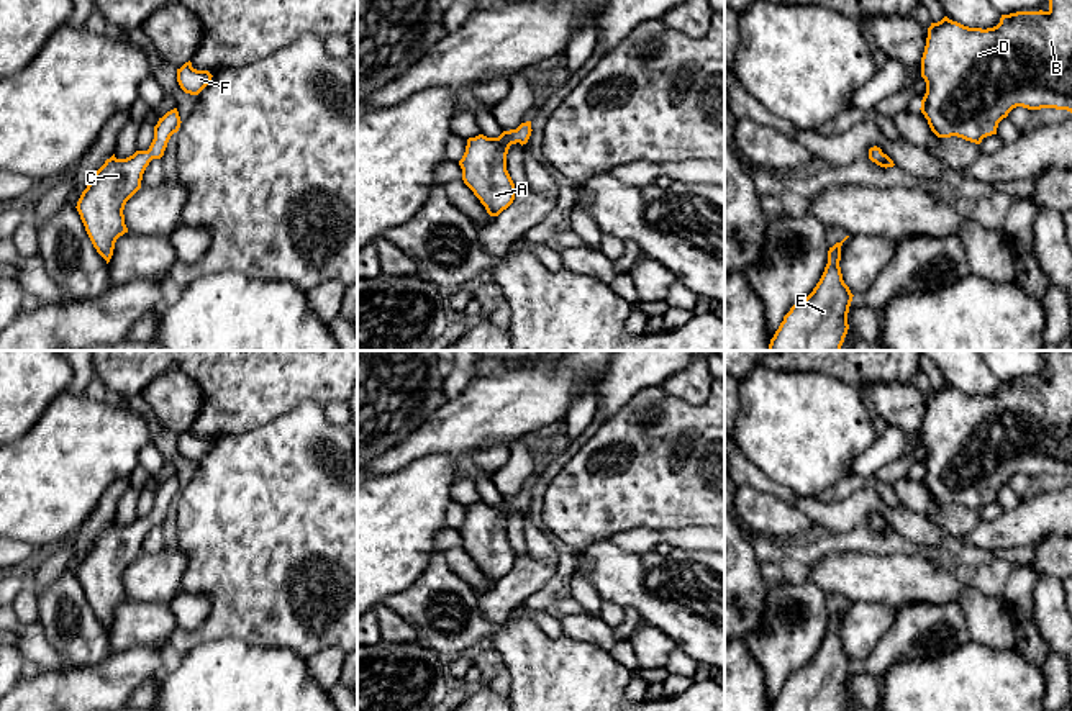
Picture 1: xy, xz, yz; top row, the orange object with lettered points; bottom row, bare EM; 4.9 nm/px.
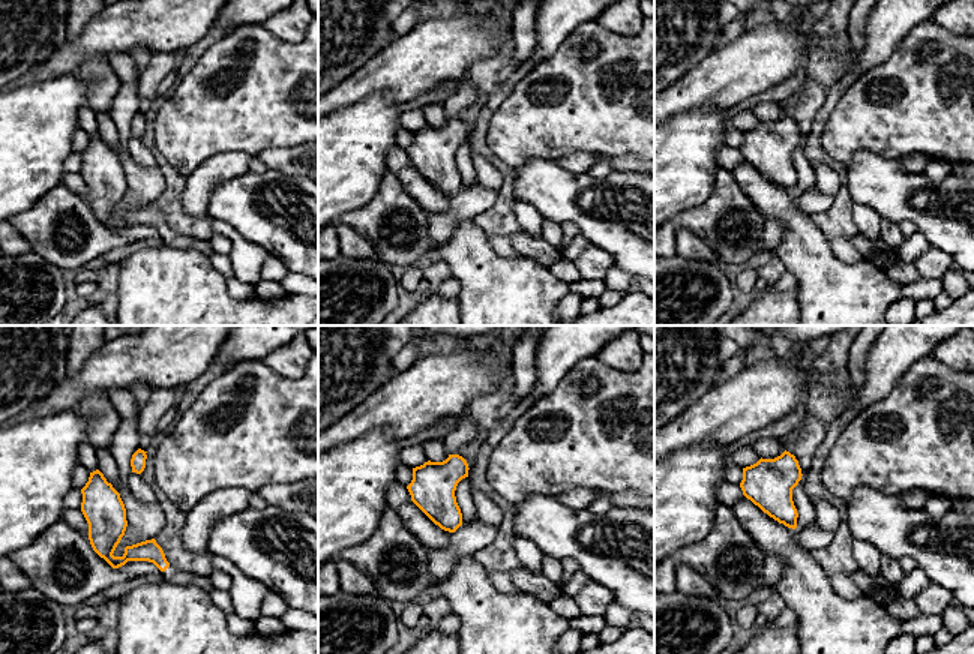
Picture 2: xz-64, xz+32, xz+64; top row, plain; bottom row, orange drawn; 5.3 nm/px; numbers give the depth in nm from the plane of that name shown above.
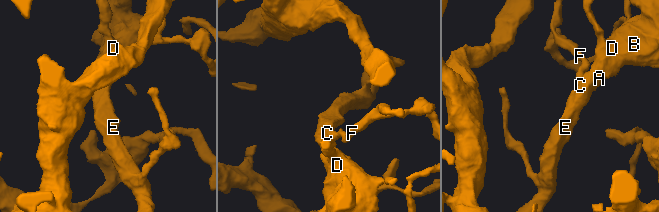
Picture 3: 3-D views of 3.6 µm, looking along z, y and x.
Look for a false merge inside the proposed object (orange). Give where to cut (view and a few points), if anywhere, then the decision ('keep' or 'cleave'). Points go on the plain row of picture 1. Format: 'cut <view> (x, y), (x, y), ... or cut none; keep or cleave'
cut none; keep

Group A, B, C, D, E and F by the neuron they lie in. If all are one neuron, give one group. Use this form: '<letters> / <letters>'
A B C D E F

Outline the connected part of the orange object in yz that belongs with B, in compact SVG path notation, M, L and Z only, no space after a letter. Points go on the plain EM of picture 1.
M1044 351L1044 357L1049 367L1047 378L1002 382L1000 390L993 395L969 395L947 383L931 390L921 424L926 460L920 477L938 505L957 503L980 511L983 505L997 501L998 490L1016 473L1056 475L1072 480L1072 352Z

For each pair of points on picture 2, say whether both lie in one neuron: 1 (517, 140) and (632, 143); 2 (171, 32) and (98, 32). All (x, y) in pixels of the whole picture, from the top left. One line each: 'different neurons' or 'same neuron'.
1: same neuron
2: same neuron

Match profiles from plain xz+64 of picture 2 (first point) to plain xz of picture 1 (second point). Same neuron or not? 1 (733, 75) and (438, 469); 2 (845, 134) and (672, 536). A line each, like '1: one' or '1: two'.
1: two
2: two

